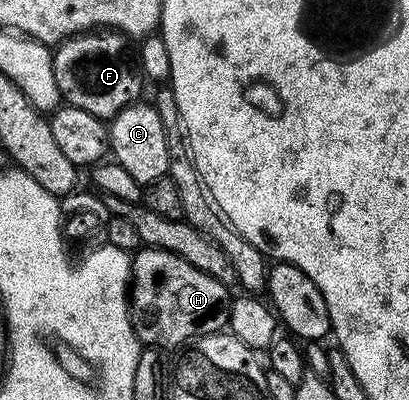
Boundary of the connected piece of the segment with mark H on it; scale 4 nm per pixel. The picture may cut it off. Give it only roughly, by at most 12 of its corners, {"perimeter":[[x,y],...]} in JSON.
{"perimeter":[[159,248],[133,253],[130,321],[143,345],[220,332],[231,289]]}

